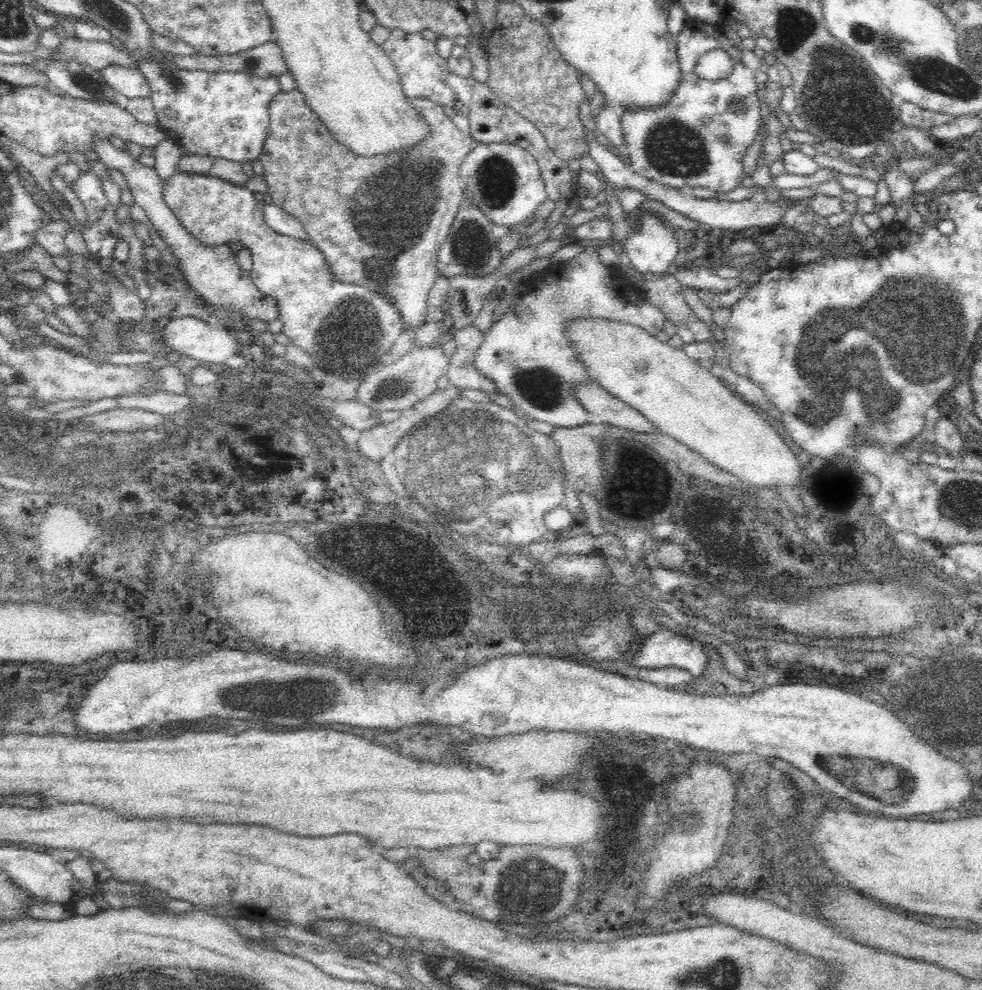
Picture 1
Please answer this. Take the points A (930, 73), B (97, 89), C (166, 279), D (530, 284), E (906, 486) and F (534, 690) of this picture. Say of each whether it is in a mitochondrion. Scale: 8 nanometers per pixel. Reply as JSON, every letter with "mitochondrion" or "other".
{"A":"mitochondrion","B":"mitochondrion","C":"other","D":"other","E":"other","F":"mitochondrion"}

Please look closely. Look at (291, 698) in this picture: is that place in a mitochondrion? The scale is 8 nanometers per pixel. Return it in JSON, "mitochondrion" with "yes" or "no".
{"mitochondrion":"yes"}

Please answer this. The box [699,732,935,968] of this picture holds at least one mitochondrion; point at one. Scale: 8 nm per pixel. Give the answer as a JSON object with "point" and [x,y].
{"point":[905,774]}

